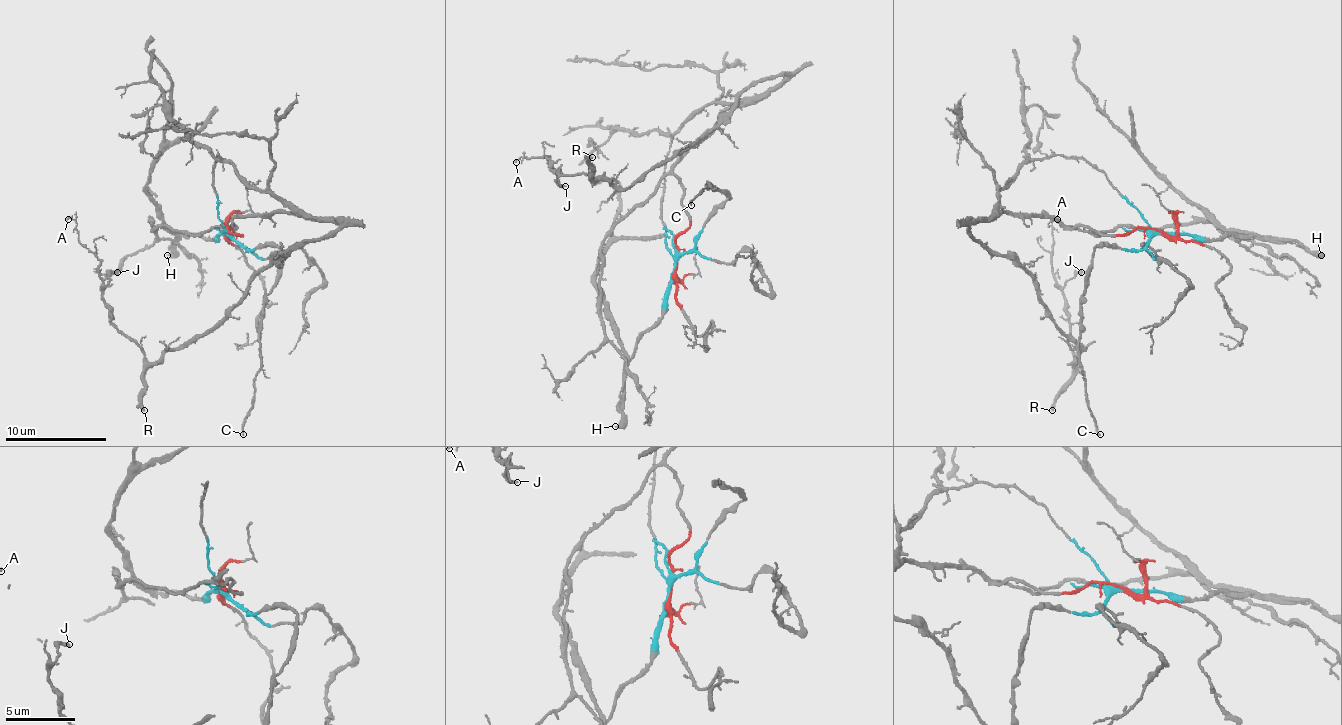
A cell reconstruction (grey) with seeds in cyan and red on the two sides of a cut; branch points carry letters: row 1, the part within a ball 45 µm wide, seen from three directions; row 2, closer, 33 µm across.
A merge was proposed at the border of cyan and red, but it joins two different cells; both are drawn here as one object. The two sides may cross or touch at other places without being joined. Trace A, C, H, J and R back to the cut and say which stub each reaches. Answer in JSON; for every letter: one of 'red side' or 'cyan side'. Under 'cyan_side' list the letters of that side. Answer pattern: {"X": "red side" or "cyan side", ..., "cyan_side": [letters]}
{"A": "red side", "C": "cyan side", "H": "cyan side", "J": "red side", "R": "red side", "cyan_side": ["C", "H"]}

